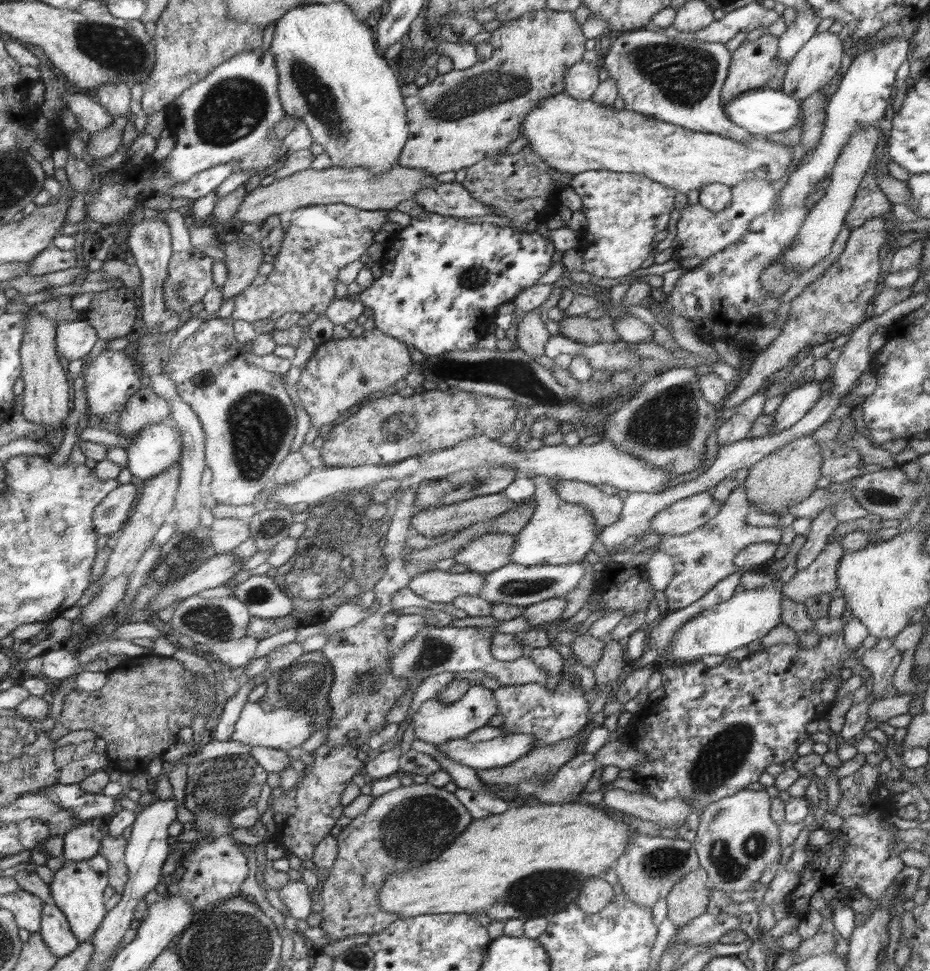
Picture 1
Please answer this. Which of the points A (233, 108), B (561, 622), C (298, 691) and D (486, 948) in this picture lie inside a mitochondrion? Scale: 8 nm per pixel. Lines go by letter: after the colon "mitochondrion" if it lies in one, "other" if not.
A: mitochondrion
B: other
C: mitochondrion
D: other

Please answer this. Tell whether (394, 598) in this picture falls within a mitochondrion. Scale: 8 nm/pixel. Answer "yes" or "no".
no

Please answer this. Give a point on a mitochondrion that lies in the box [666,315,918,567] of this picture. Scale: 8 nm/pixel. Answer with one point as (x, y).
(878, 496)

